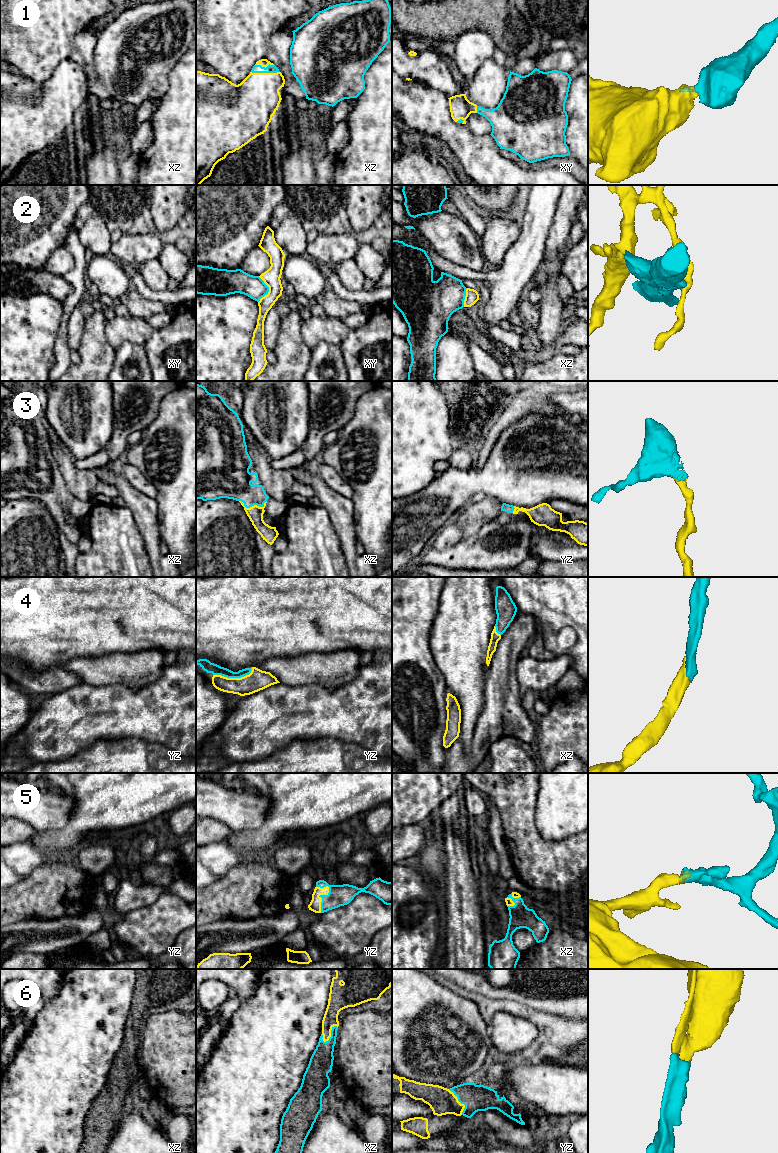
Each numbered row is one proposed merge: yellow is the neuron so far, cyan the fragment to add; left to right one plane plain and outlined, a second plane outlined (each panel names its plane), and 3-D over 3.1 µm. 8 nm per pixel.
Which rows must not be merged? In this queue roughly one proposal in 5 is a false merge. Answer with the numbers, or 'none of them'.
2

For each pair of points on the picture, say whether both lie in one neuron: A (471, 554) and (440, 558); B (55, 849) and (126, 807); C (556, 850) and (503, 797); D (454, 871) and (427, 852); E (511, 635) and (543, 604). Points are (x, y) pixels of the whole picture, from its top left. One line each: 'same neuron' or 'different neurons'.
A: same neuron
B: same neuron
C: same neuron
D: different neurons
E: different neurons

